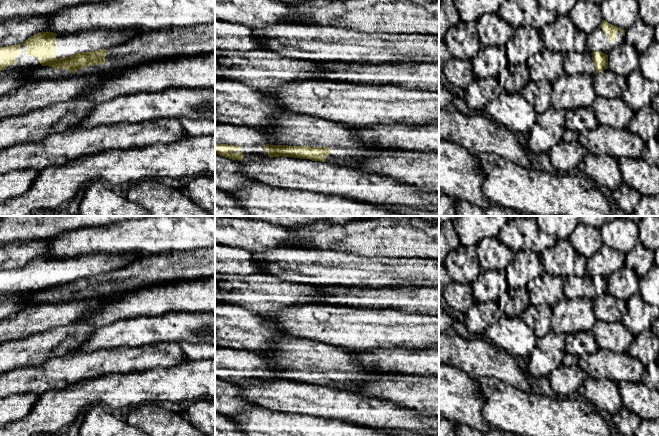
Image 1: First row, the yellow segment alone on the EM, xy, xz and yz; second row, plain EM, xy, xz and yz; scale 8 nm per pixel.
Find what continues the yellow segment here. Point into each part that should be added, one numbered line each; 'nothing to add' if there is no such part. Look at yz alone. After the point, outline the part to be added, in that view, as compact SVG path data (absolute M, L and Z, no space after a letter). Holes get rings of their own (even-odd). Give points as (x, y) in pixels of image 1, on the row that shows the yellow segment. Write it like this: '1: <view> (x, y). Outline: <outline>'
1: yz (597, 40). Outline: M598 27L592 33L586 35L586 49L590 53L601 51L608 55L613 48L620 46L623 42L625 42L625 37L623 36L621 29L618 30L614 42L609 40L601 27Z

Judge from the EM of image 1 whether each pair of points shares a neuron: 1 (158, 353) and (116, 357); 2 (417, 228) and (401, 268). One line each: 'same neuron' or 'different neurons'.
1: same neuron
2: different neurons

